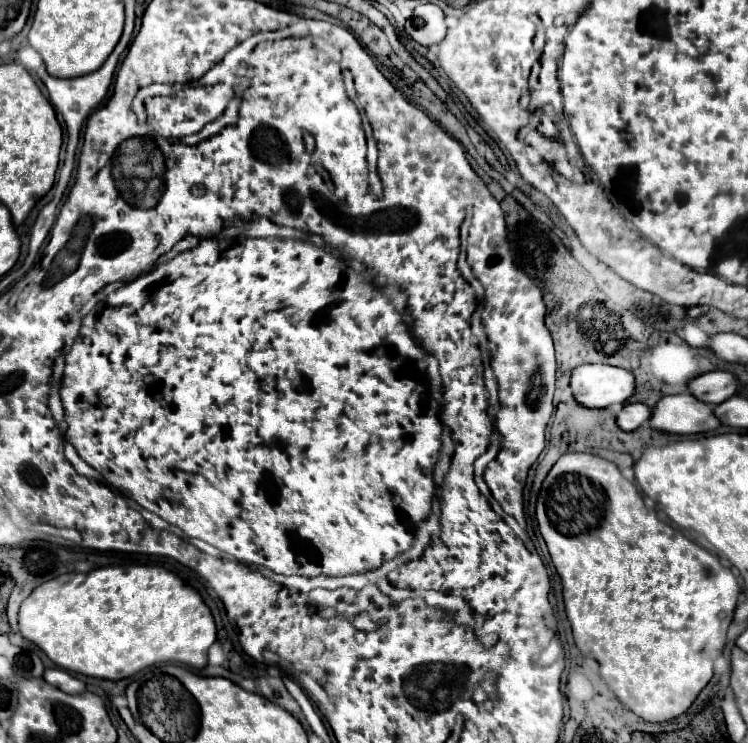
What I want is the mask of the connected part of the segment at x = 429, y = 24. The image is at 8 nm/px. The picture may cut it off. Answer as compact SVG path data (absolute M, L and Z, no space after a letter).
M421 4L405 24L405 32L421 46L439 44L445 38L445 16L437 4Z

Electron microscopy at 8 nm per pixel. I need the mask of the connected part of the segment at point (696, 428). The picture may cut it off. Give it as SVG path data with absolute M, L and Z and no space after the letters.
M693 394L665 396L653 408L649 424L655 430L671 434L711 432L721 426L719 418L713 414L713 408L713 404L707 404Z

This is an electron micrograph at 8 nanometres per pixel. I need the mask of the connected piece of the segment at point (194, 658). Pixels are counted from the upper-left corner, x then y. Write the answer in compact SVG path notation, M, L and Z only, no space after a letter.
M105 566L87 574L61 574L43 582L21 604L19 630L37 644L57 666L105 680L123 680L157 662L181 662L195 668L207 666L207 650L215 642L215 622L201 596L177 574L161 566Z

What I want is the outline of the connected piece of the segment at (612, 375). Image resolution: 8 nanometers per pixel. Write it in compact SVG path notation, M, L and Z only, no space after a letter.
M583 364L573 370L571 390L583 406L615 406L635 392L635 376L625 368L607 364Z

